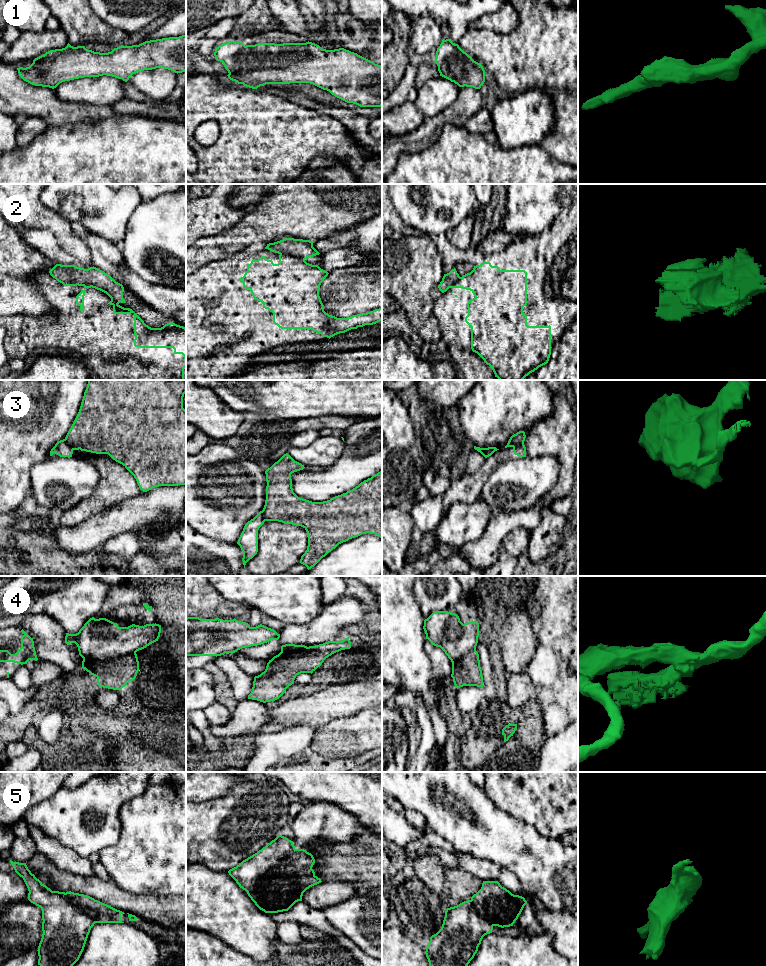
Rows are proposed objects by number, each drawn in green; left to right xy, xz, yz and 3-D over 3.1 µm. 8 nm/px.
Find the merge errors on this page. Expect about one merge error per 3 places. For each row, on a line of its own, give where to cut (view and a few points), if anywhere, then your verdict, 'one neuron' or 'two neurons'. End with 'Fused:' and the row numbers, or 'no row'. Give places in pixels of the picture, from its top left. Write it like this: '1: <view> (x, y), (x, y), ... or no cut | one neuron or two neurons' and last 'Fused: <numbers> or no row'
1: no cut | one neuron
2: xz (280, 253), (304, 259) | two neurons
3: xy (64, 439), (73, 449) | two neurons
4: xy (135, 652), (101, 660), (83, 659) | two neurons
5: xz (295, 849), (246, 891) | two neurons
Fused: 2, 3, 4, 5

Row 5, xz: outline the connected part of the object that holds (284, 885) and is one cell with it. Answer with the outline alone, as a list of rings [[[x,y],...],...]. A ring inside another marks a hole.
[[[295,849],[246,892],[265,913],[288,911],[296,902],[302,901],[307,889],[322,882],[312,869],[314,863],[311,853]]]

